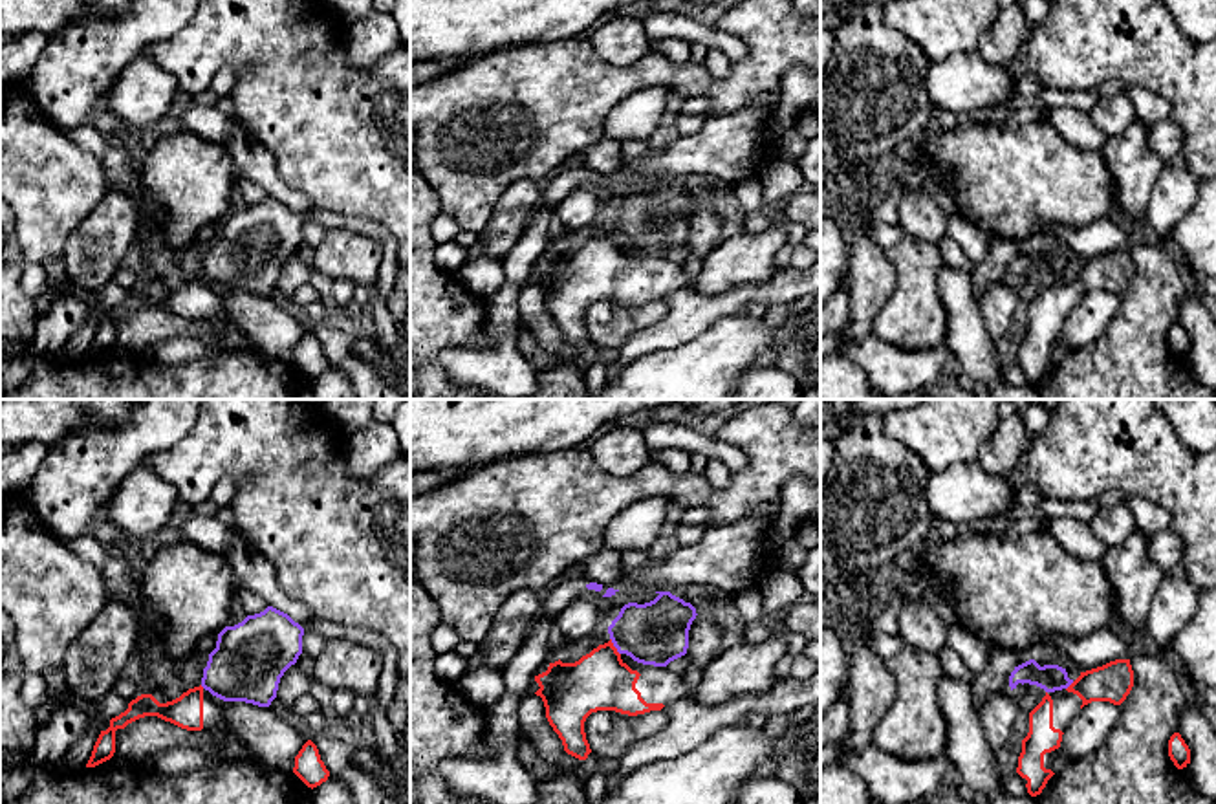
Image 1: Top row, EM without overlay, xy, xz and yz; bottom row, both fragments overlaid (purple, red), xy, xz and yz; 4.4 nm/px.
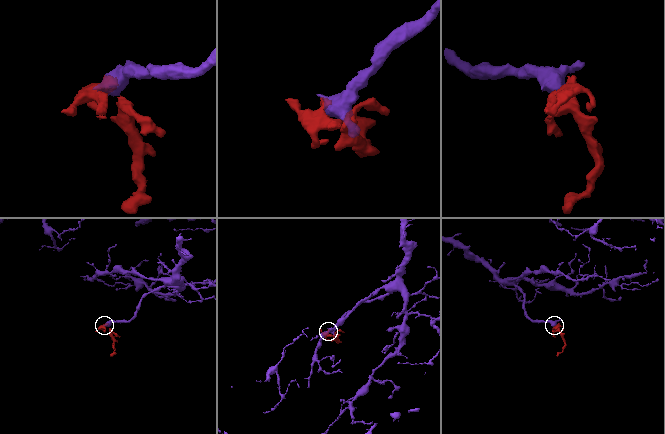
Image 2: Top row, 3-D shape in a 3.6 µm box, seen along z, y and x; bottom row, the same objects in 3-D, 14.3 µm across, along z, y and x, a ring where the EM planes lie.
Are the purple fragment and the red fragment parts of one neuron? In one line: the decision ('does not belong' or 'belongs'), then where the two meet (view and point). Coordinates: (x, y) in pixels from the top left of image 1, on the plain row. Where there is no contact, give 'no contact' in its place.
does not belong; meets purple in xz at (614, 235)

